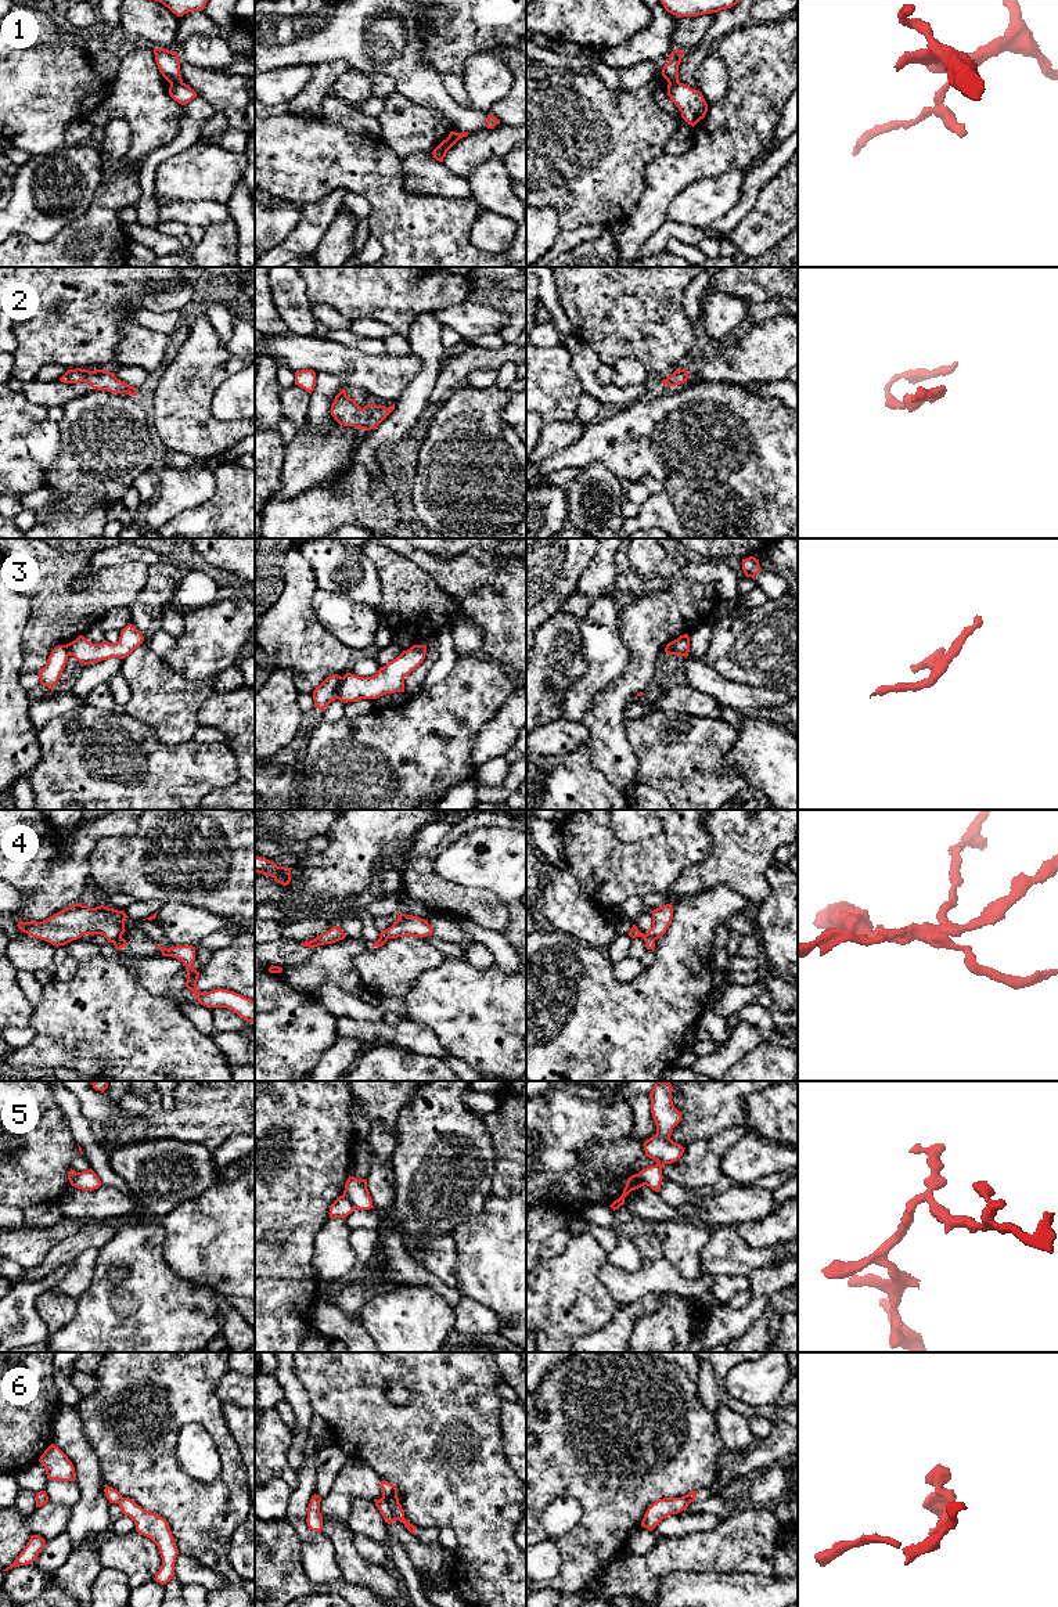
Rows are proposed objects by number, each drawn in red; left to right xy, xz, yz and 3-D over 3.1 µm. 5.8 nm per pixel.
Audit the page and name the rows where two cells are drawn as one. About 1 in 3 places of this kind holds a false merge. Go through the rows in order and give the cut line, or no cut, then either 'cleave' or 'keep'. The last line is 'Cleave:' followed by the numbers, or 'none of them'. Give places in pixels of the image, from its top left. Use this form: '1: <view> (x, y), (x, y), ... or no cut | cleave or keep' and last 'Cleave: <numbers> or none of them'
1: xy (182, 82), (171, 85) | cleave
2: no cut | keep
3: xz (342, 677), (335, 698) | cleave
4: yz (646, 934), (654, 940) | cleave
5: xz (342, 1195), (355, 1207) | cleave
6: xz (382, 1495), (396, 1519) | cleave
Cleave: 1, 3, 4, 5, 6

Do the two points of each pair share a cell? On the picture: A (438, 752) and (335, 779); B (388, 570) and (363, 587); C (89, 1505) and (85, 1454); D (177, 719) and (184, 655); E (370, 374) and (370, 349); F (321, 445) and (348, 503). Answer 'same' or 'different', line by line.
A: same
B: different
C: same
D: different
E: different
F: different

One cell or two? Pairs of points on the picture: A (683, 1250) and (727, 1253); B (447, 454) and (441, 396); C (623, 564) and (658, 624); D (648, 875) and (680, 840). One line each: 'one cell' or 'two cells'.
A: two cells
B: two cells
C: two cells
D: one cell

